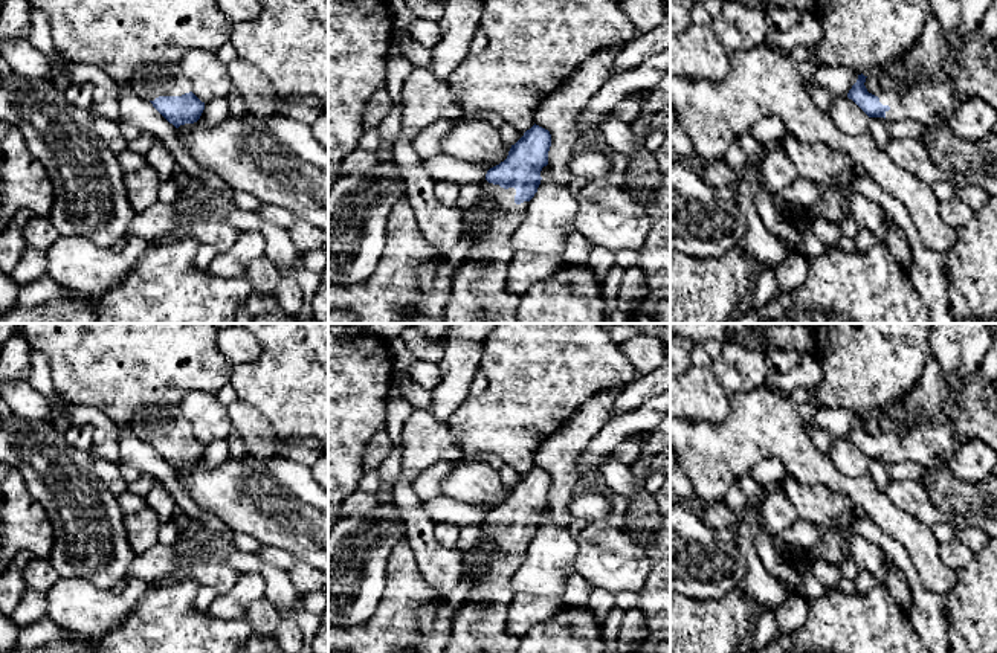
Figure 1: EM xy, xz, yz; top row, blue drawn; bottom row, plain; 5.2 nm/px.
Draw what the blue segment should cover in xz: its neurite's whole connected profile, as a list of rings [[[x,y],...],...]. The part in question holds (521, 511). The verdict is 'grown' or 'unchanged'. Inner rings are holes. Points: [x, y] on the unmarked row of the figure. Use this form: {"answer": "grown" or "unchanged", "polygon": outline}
{"answer": "grown", "polygon": [[[534,465],[511,487],[507,500],[487,513],[484,540],[463,552],[470,593],[453,613],[444,653],[518,653],[521,639],[507,632],[511,581],[537,534],[550,488],[550,473]]]}

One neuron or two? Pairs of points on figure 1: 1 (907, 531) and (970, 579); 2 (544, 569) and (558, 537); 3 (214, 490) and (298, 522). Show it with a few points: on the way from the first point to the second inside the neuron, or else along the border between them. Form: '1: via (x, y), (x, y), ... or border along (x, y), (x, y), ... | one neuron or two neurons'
1: border along (958, 571), (956, 582), (944, 594) | two neurons
2: via (548, 562), (554, 545) | one neuron
3: via (235, 492), (240, 492), (277, 517) | one neuron

